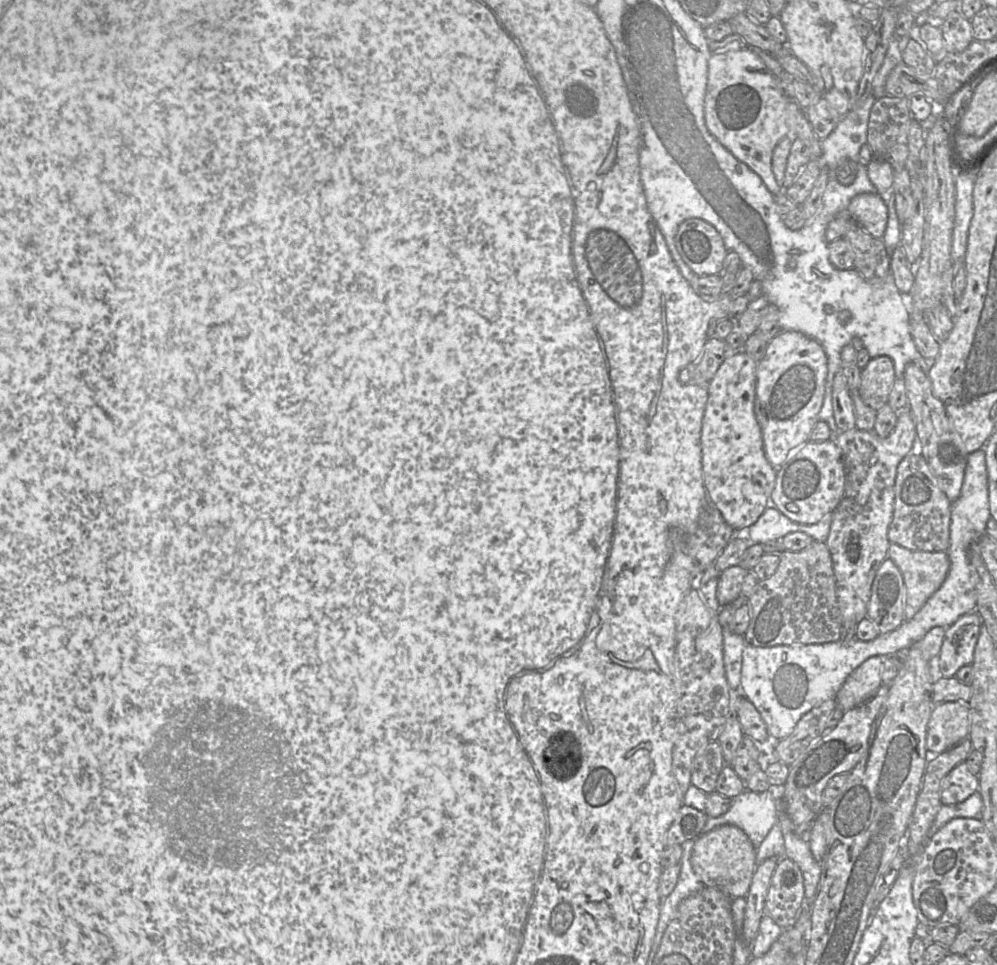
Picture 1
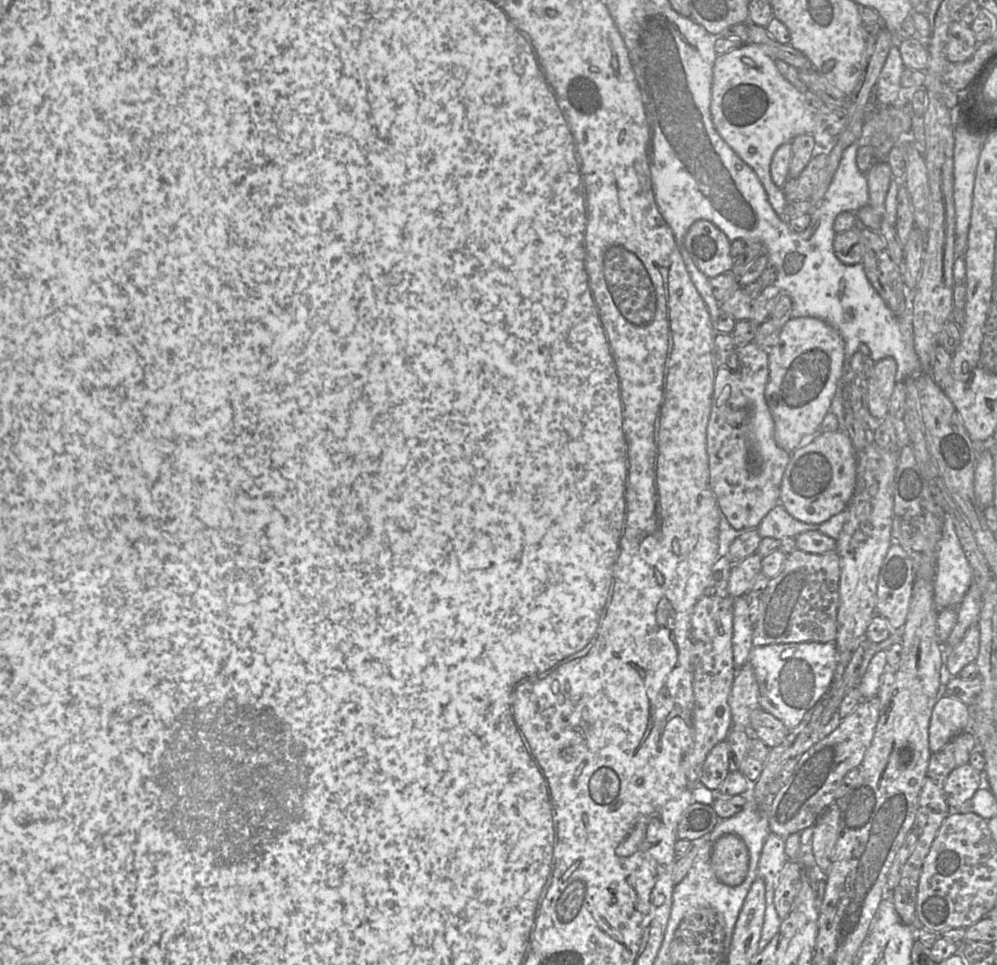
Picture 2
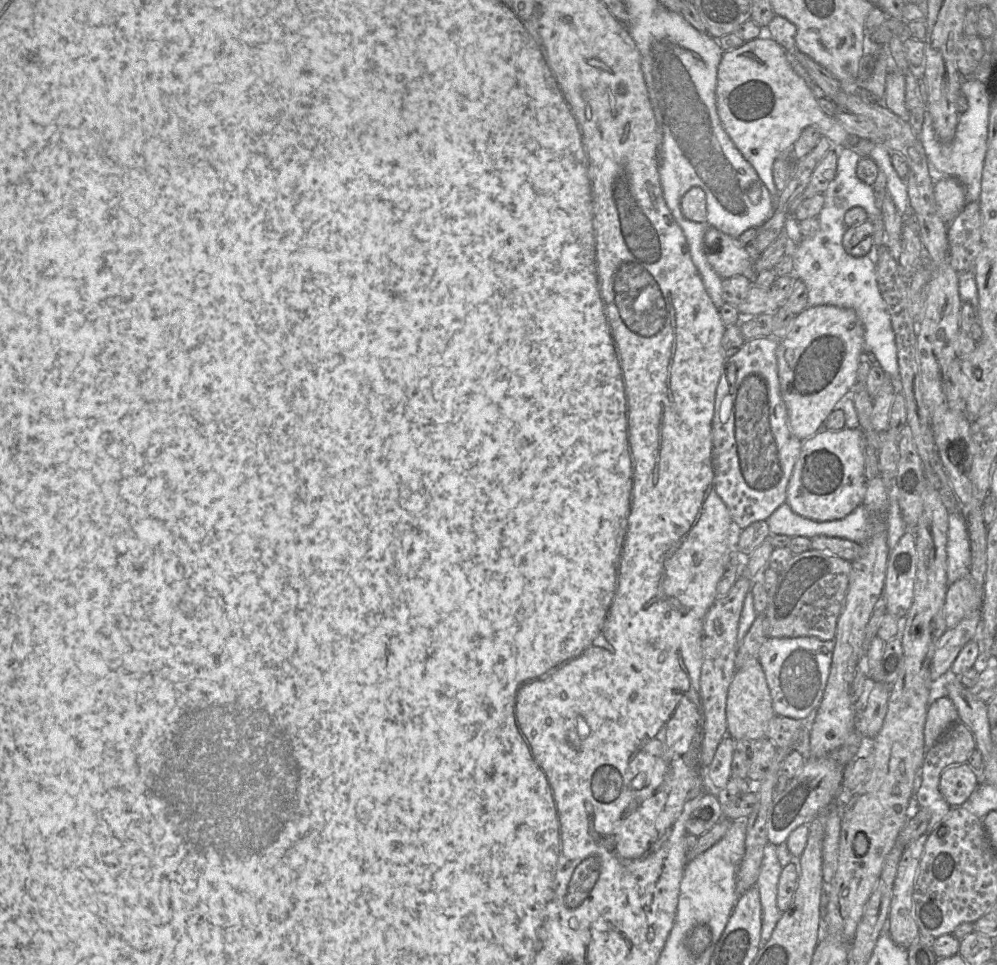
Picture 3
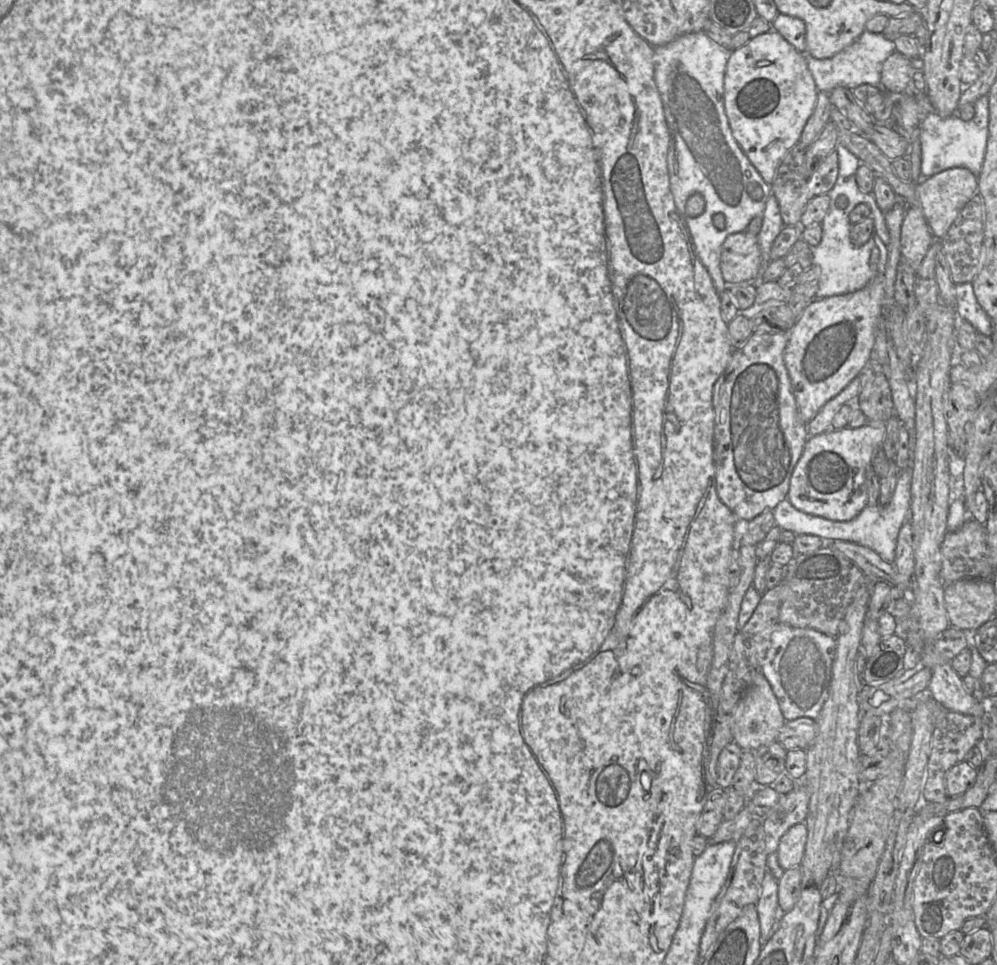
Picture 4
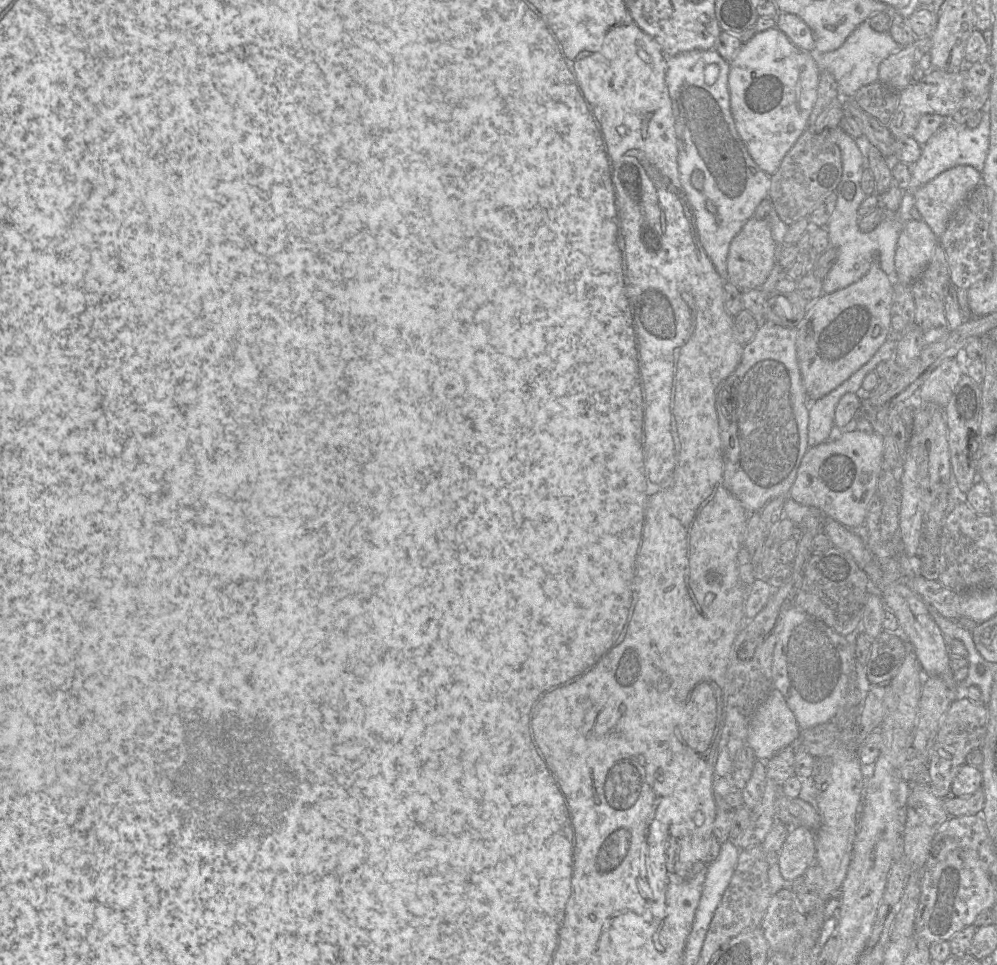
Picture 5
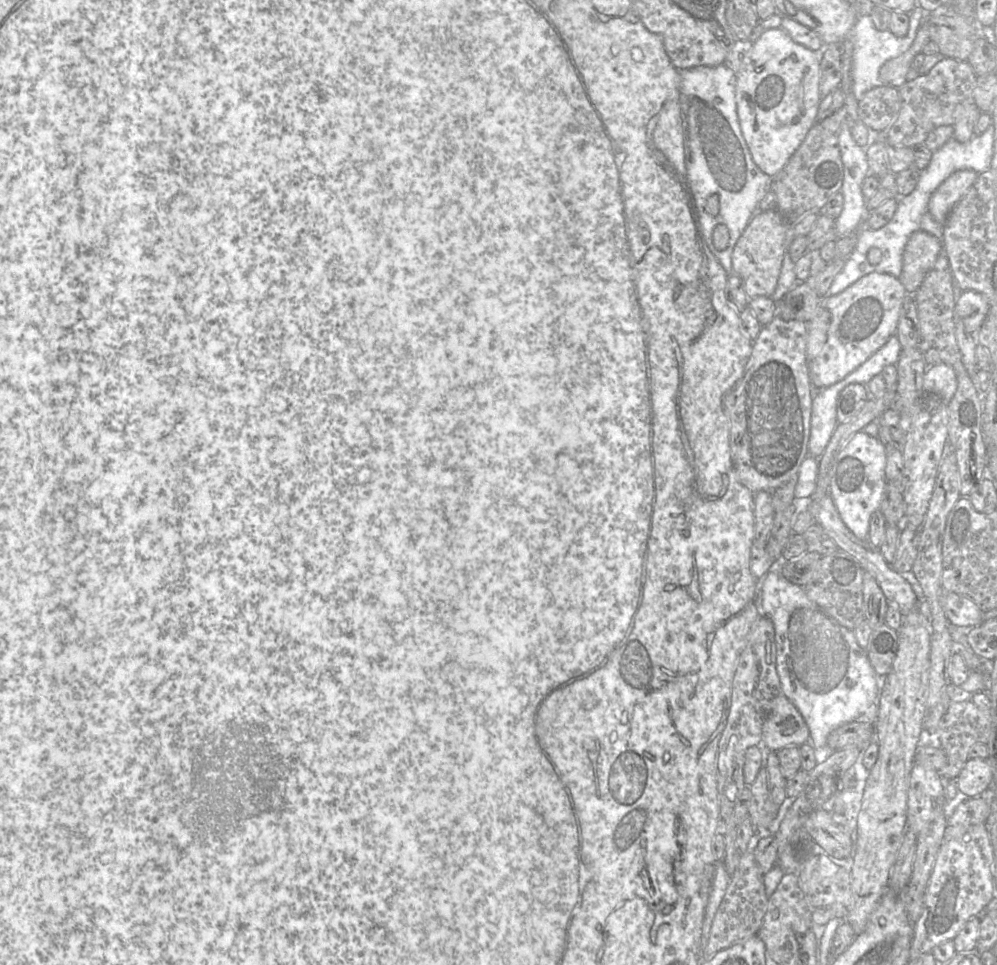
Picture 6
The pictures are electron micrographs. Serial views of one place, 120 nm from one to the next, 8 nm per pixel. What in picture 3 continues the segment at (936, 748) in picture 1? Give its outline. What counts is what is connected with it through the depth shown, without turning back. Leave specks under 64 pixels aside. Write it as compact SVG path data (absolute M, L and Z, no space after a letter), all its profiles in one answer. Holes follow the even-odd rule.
M943 697L934 701L928 709L924 729L926 749L931 749L949 727L958 720L957 709L950 698Z

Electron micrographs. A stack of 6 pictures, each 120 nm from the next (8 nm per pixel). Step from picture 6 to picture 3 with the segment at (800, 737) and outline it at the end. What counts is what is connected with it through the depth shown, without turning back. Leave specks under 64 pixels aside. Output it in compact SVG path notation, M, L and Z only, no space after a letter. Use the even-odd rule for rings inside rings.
M749 659L740 669L735 670L727 697L728 735L734 739L759 740L766 738L770 720L775 716L772 698L764 671L758 659Z

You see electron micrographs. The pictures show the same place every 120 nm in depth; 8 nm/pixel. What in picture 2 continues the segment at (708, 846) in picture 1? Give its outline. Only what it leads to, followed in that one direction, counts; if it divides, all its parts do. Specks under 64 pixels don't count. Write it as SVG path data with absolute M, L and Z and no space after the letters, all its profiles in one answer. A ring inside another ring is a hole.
M726 834L712 847L711 865L717 879L728 885L740 885L748 871L749 854L744 841L737 835Z

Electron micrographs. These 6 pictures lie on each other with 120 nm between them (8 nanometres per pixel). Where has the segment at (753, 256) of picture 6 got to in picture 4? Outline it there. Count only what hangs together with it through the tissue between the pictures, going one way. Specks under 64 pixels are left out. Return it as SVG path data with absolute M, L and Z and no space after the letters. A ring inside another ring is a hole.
M748 231L729 235L722 245L720 268L727 284L753 281L761 267L757 235Z

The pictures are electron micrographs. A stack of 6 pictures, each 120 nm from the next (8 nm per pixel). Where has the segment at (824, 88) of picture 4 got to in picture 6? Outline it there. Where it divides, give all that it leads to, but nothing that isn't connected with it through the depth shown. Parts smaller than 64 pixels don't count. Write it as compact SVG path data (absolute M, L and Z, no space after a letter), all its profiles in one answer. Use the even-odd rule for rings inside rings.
M916 5L909 13L909 28L904 37L896 37L889 30L879 31L875 28L869 15L859 16L851 30L853 42L853 70L852 91L857 99L861 100L863 95L874 87L887 85L879 78L879 70L890 59L896 58L909 49L913 43L920 25L924 22L927 11Z

